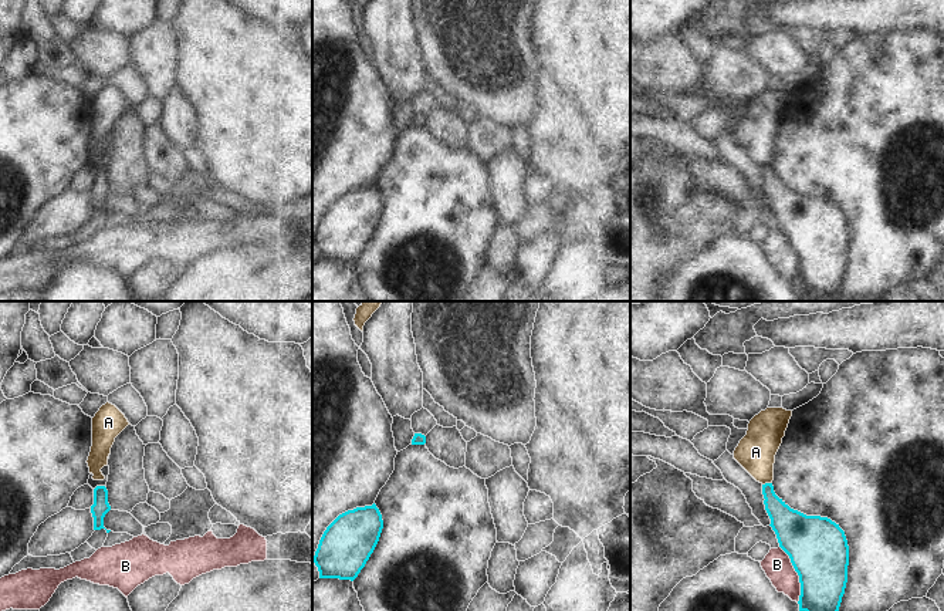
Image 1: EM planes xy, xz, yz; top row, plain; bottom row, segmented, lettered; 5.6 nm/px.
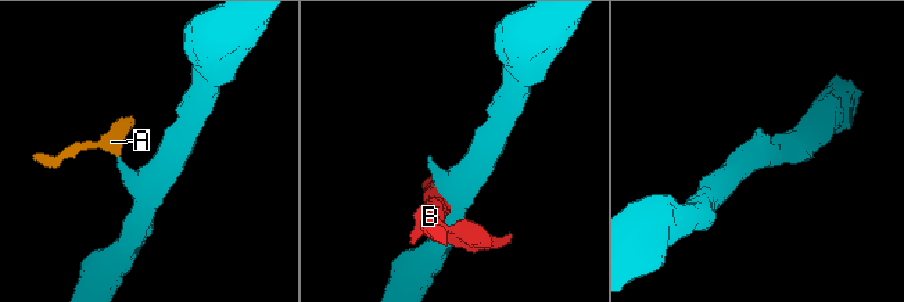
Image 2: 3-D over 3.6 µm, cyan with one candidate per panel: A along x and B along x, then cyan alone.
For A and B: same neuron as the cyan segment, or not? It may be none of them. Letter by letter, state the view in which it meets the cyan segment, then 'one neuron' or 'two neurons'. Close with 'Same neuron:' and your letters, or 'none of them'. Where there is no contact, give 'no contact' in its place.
A: contact in yz; two neurons
B: contact in yz; two neurons
Same neuron: none of them

